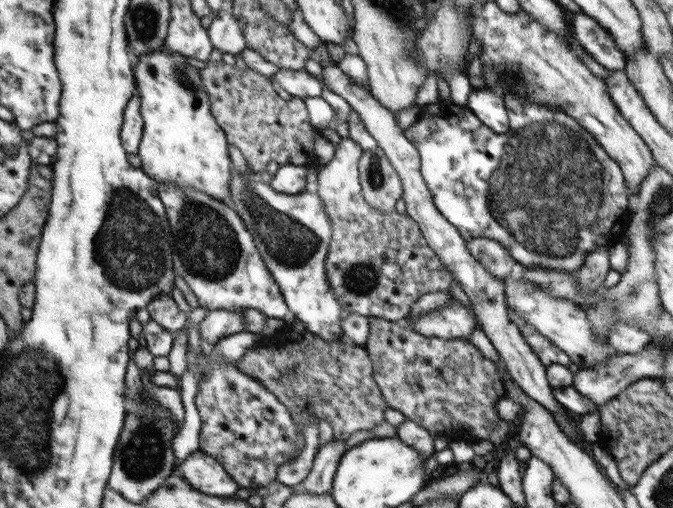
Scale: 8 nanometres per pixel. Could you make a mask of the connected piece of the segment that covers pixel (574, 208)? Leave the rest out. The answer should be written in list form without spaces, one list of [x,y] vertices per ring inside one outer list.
[[[512,93],[504,94],[505,99],[505,107],[507,110],[507,115],[509,118],[509,128],[510,131],[506,131],[505,133],[498,134],[494,132],[491,128],[488,128],[467,106],[460,106],[454,104],[453,102],[447,103],[442,99],[438,99],[438,103],[422,105],[420,109],[419,119],[412,124],[412,126],[408,127],[404,133],[405,137],[418,149],[420,158],[421,158],[421,173],[425,183],[427,184],[428,190],[431,192],[432,198],[436,205],[436,208],[444,215],[444,218],[452,224],[452,226],[457,228],[457,231],[462,235],[464,240],[469,241],[470,239],[474,239],[478,236],[483,236],[484,238],[492,238],[497,240],[504,248],[507,248],[508,253],[512,254],[514,261],[516,263],[520,263],[524,267],[532,267],[532,269],[552,269],[554,271],[562,271],[562,273],[577,273],[580,271],[580,268],[584,265],[584,261],[586,261],[586,256],[592,251],[596,251],[597,246],[602,246],[603,244],[614,243],[622,234],[626,233],[626,228],[628,222],[631,218],[630,213],[630,204],[629,204],[629,191],[627,188],[627,184],[625,183],[625,178],[620,168],[619,164],[616,164],[610,155],[600,146],[600,143],[588,132],[576,119],[573,119],[569,114],[566,114],[564,111],[546,106],[545,104],[540,104],[530,99],[525,99],[520,95],[515,95]]]

